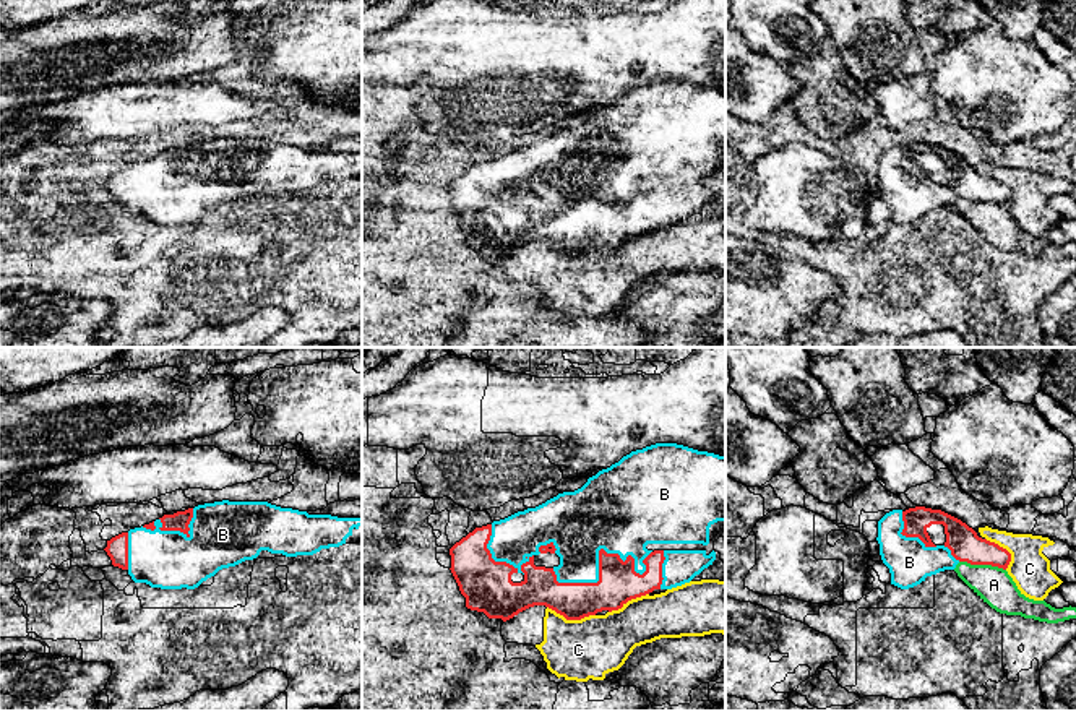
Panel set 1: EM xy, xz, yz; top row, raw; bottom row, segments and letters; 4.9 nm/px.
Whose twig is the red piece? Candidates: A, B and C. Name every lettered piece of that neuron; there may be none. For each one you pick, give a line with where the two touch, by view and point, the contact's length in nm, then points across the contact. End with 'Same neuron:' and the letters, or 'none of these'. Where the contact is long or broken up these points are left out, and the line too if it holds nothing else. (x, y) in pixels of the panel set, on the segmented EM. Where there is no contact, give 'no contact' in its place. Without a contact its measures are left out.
B: contact xz (599, 554); length 500 nm
Same neuron: B

